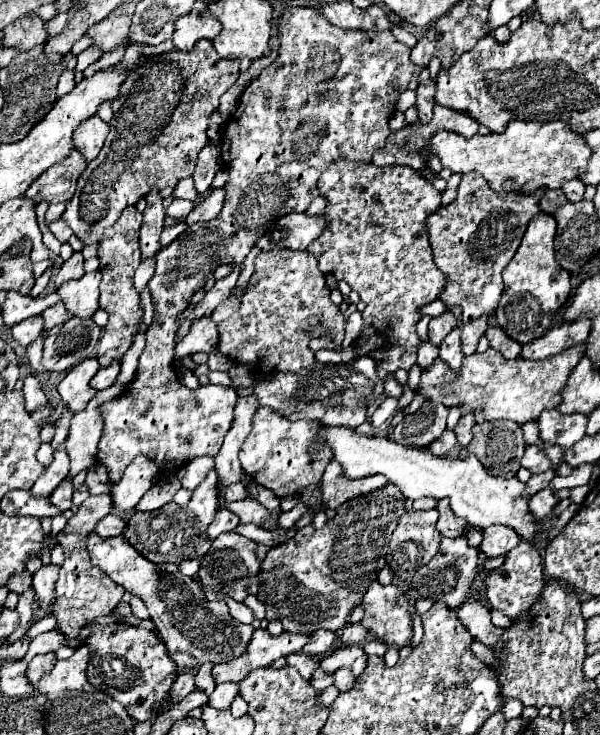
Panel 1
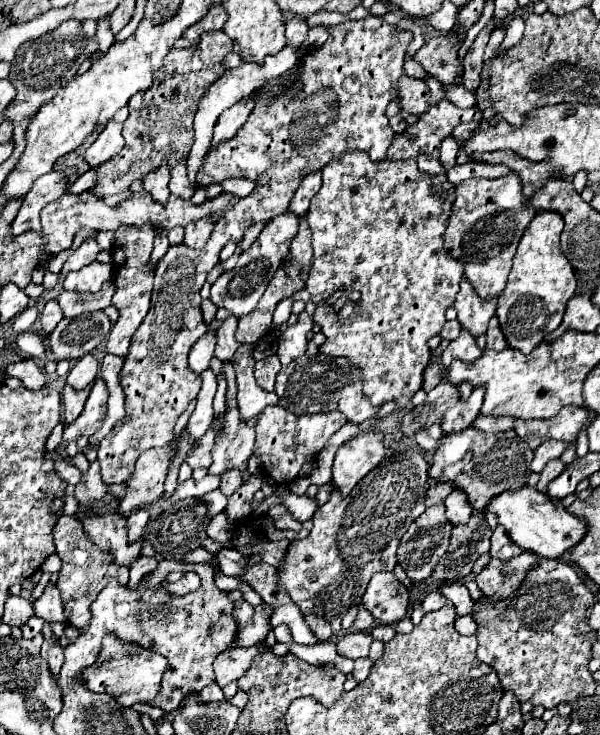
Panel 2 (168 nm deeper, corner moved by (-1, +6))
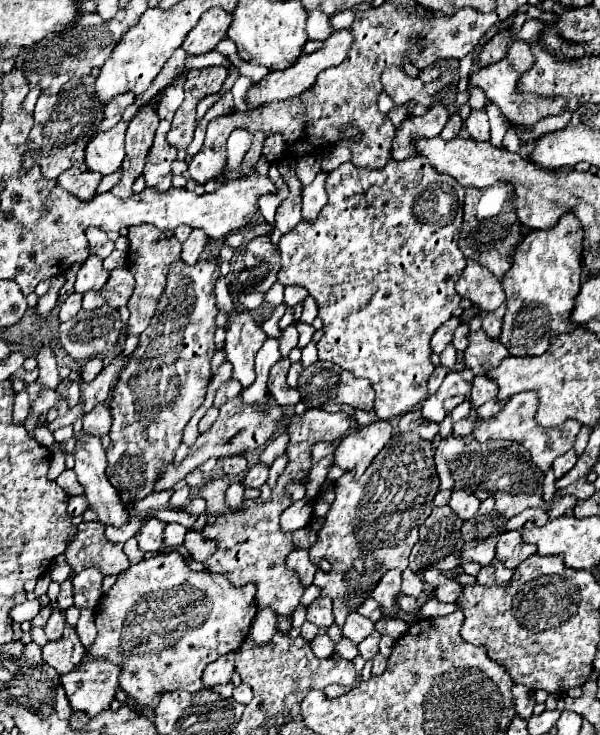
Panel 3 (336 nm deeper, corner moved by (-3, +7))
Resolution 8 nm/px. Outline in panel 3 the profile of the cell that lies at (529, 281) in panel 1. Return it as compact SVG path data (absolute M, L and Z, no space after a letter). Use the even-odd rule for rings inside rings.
M565 212L553 228L529 230L517 246L513 268L501 286L507 296L507 312L499 342L511 356L539 356L547 350L551 336L571 332L575 326L569 322L569 314L581 286L581 224L575 214Z

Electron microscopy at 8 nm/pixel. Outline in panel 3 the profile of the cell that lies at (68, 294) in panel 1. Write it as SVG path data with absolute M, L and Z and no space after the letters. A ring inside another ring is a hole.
M89 256L81 270L77 272L75 280L75 292L83 294L89 290L99 290L109 278L109 272L101 266L101 260L97 256Z

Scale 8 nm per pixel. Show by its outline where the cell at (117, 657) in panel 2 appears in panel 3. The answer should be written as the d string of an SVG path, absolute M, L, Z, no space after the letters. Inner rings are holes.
M85 656L73 672L61 676L61 684L73 710L95 716L107 710L115 700L115 692L119 690L119 674L121 666Z

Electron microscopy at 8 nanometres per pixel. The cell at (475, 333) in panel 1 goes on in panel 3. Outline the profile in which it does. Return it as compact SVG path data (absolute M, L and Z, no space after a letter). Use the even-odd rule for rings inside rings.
M467 260L461 278L455 284L461 298L467 298L479 312L495 312L505 302L501 282L483 266Z

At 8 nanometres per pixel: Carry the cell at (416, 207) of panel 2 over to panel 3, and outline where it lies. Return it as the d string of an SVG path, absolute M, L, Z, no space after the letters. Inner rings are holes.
M415 156L409 160L389 160L385 168L355 168L351 162L341 164L337 170L327 174L327 182L325 182L325 190L327 190L327 204L321 208L319 216L313 222L299 222L291 232L287 232L281 240L279 240L279 252L283 258L283 266L277 274L277 280L285 286L285 284L297 284L303 286L317 302L319 306L319 318L323 320L323 332L325 336L317 342L317 350L319 350L319 360L329 360L339 364L341 368L353 372L359 378L367 378L373 384L373 390L377 394L375 398L375 414L381 420L389 420L395 416L403 416L405 412L409 412L413 406L417 406L421 400L427 398L427 380L431 376L431 372L435 370L435 366L431 364L429 356L431 356L431 346L429 340L433 336L433 332L445 324L445 320L449 320L453 316L453 312L459 308L461 298L455 292L455 282L459 280L463 268L465 268L465 256L461 254L461 250L457 248L457 240L459 240L459 230L461 230L461 222L463 222L463 196L465 196L465 188L453 180L453 176L449 174L441 174L437 172L429 160L425 160L425 156Z

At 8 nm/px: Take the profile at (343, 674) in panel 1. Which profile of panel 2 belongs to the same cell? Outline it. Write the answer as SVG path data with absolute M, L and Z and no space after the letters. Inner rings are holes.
M365 657L365 659L359 659L359 661L355 661L355 671L353 671L353 679L355 681L365 681L367 677L369 677L369 673L371 673L371 667L373 667L373 661L369 659L369 657Z

